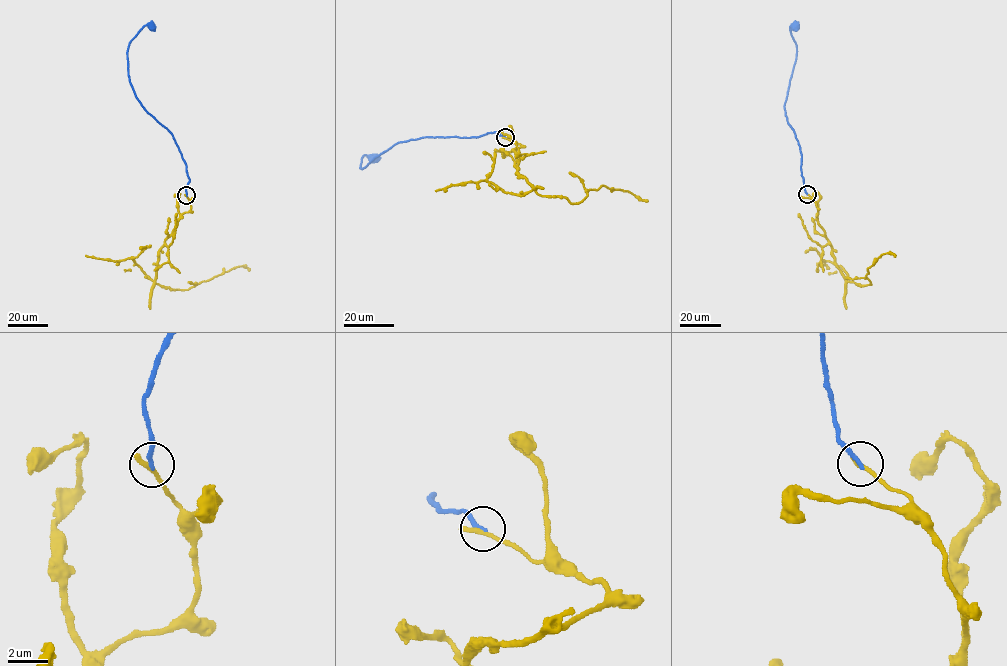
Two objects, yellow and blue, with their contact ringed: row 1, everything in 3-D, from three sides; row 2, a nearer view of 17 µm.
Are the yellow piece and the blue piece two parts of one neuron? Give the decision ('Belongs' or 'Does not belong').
Does not belong

